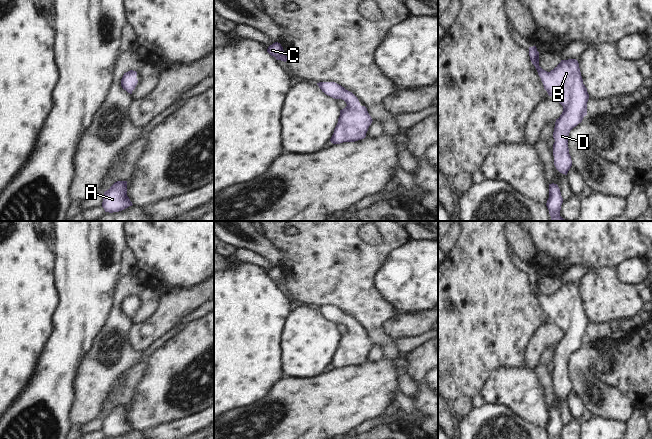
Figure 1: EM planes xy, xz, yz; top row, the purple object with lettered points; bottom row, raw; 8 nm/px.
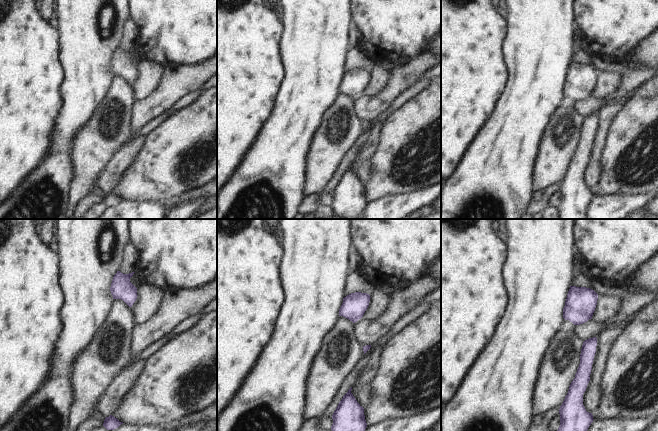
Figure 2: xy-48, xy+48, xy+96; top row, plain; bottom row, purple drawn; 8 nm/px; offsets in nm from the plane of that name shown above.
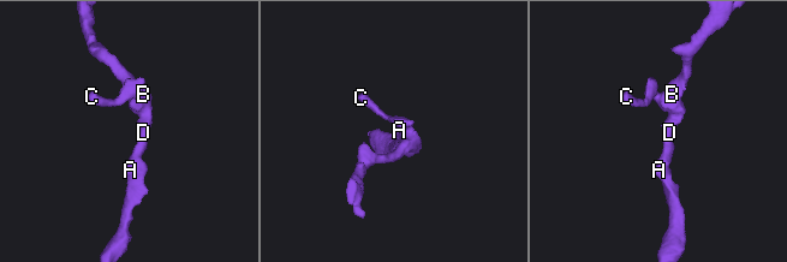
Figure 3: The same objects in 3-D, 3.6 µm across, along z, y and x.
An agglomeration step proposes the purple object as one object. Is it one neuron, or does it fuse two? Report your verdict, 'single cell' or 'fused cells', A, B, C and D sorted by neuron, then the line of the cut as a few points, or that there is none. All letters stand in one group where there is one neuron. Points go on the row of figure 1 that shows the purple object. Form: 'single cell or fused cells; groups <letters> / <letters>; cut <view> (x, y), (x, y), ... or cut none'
single cell; groups A B C D; cut none

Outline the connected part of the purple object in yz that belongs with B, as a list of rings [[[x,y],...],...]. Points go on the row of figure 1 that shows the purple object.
[[[536,46],[529,47],[529,56],[548,95],[563,106],[563,112],[555,122],[553,156],[556,169],[567,175],[572,166],[568,136],[587,115],[589,94],[583,84],[576,59],[561,60],[553,70],[547,72],[539,66],[539,52]]]

